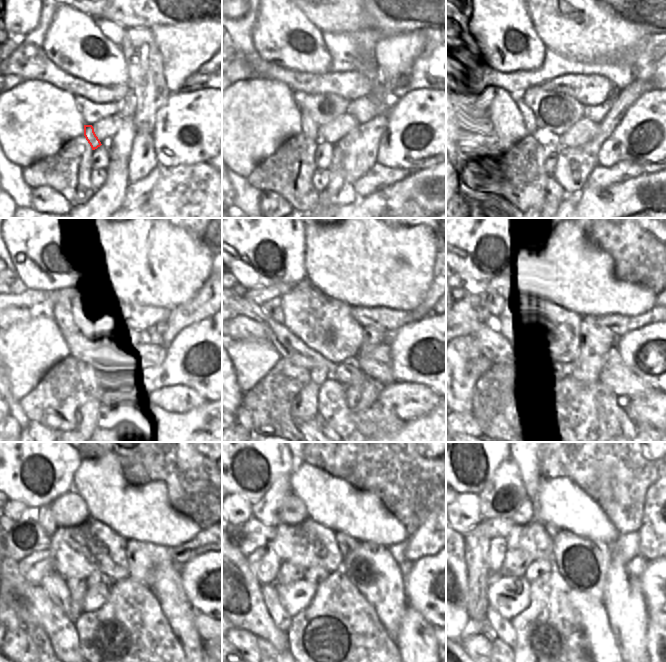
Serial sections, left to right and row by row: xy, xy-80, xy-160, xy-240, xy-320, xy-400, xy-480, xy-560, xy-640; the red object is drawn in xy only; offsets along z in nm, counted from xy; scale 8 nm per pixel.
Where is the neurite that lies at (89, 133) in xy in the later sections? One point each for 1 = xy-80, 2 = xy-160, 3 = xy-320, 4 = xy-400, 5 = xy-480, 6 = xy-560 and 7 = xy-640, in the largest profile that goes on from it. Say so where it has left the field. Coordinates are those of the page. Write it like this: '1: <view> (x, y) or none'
1: xy-80 (310, 128)
2: xy-160 (530, 126)
3: xy-320 (273, 307)
4: xy-400 (494, 305)
5: xy-480 (43, 514)
6: xy-560 (267, 510)
7: xy-640 (500, 498)

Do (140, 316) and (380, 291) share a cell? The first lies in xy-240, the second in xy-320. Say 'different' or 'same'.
different

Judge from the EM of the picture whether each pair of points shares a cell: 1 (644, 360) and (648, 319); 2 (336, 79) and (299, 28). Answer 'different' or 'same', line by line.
1: different
2: different

